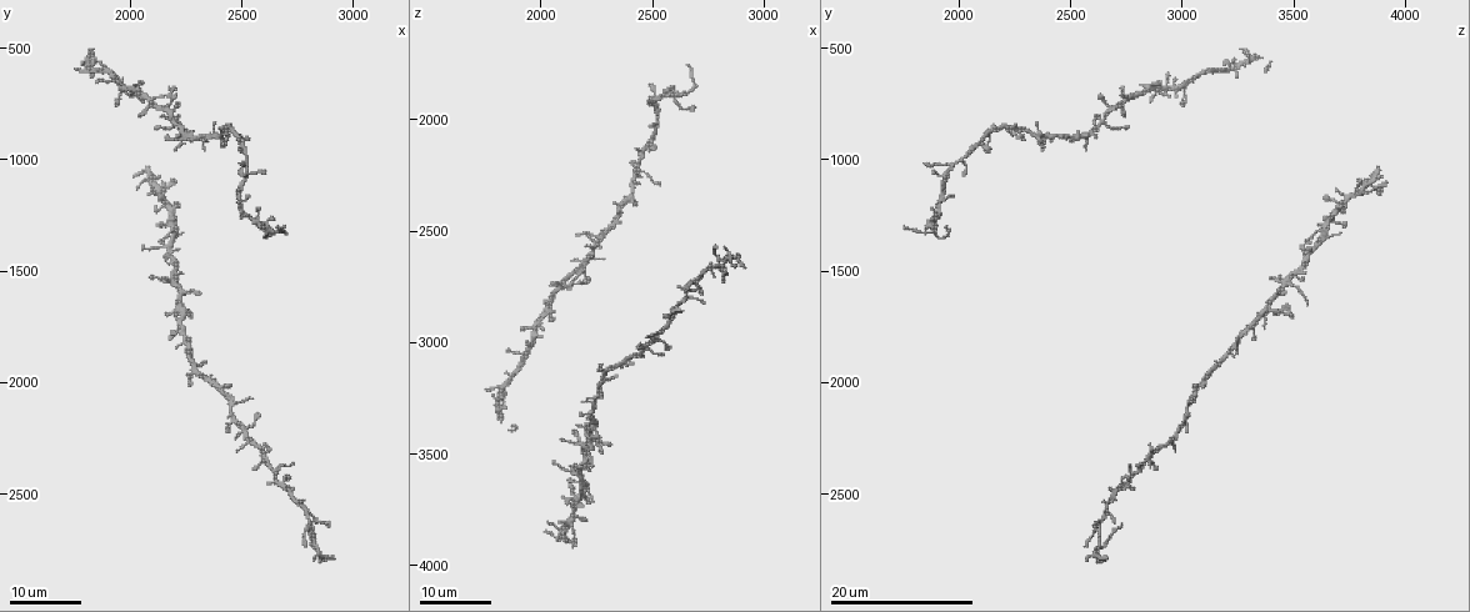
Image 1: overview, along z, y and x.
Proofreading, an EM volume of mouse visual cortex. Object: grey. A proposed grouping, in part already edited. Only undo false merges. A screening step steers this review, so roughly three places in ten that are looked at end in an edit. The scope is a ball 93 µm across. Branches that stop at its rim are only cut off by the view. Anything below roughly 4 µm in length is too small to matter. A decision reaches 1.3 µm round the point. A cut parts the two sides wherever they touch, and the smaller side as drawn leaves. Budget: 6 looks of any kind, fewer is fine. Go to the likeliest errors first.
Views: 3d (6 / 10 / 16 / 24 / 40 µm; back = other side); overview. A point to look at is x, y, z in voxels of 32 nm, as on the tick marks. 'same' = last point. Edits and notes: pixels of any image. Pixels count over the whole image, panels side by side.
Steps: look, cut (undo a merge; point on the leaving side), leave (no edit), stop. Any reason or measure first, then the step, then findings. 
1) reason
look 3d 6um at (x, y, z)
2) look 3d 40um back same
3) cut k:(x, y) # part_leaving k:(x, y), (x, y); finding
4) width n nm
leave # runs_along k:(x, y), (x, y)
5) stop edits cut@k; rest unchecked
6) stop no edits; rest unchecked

arms part here
look 3d 24um at (2600, 1340, 1900)

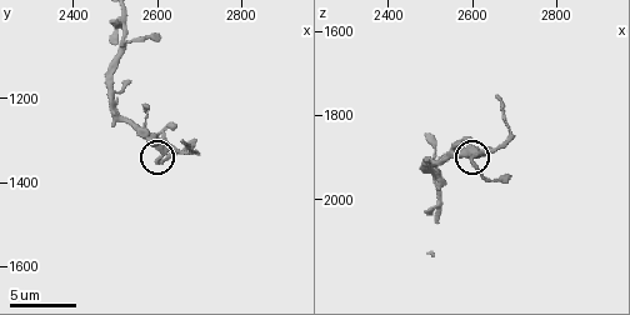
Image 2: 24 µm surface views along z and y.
look 3d 6um at (2620, 1330, 1890)

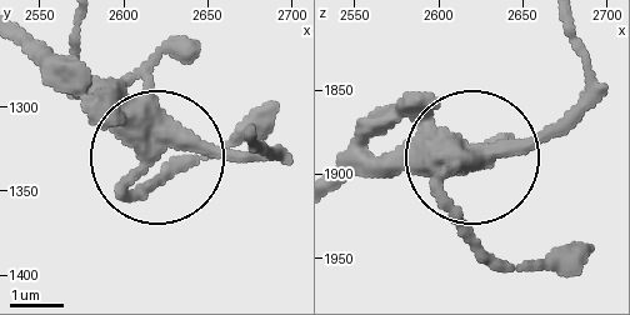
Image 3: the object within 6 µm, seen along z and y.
leave # runs_along 3:(341, 184), (466, 161), (449, 170), (444, 198), (475, 260); one neuron here

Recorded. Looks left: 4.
thin arm on a thick one
look 3d 24um at (2190, 840, 2640)

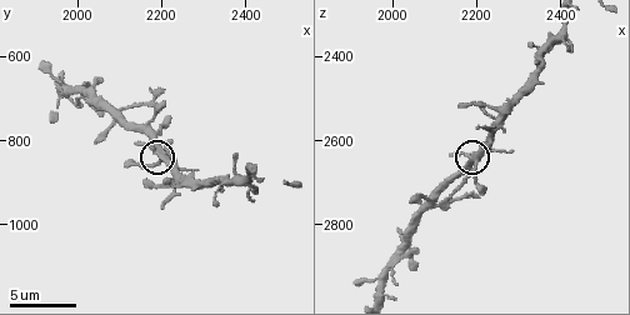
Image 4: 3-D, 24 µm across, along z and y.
look 3d 6um at (2200, 840, 2650)

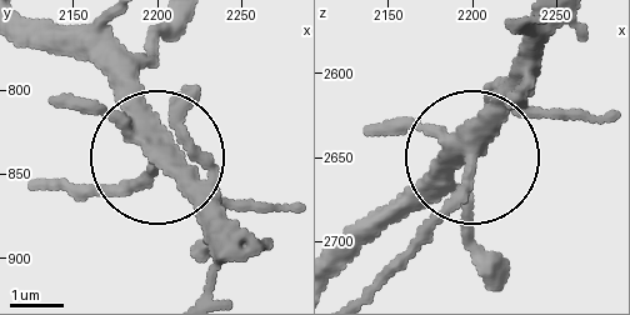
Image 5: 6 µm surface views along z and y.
arms 4
leave # continuous, no second neuron

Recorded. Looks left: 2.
two arms in line, one across
look 3d 16um at (2160, 1170, 3750)

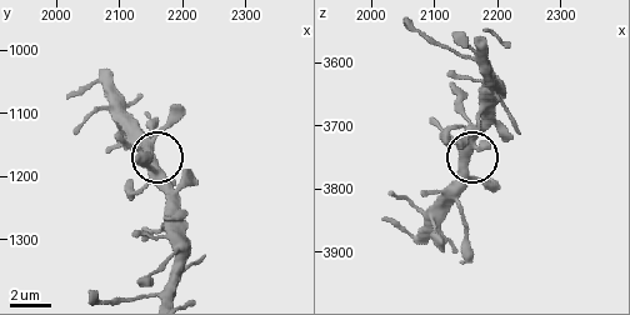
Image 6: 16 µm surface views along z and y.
look 3d 10um same

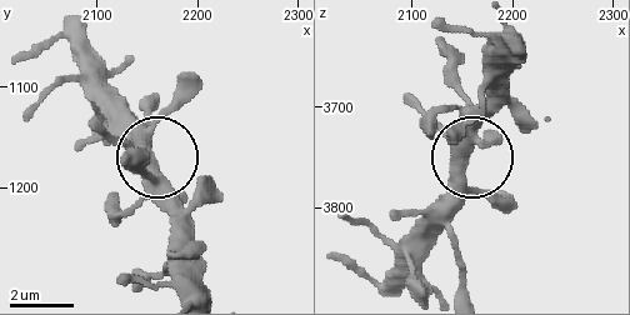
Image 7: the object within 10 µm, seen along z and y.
arms 3
leave # one neuron here

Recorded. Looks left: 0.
stop no edits; rest unchecked

